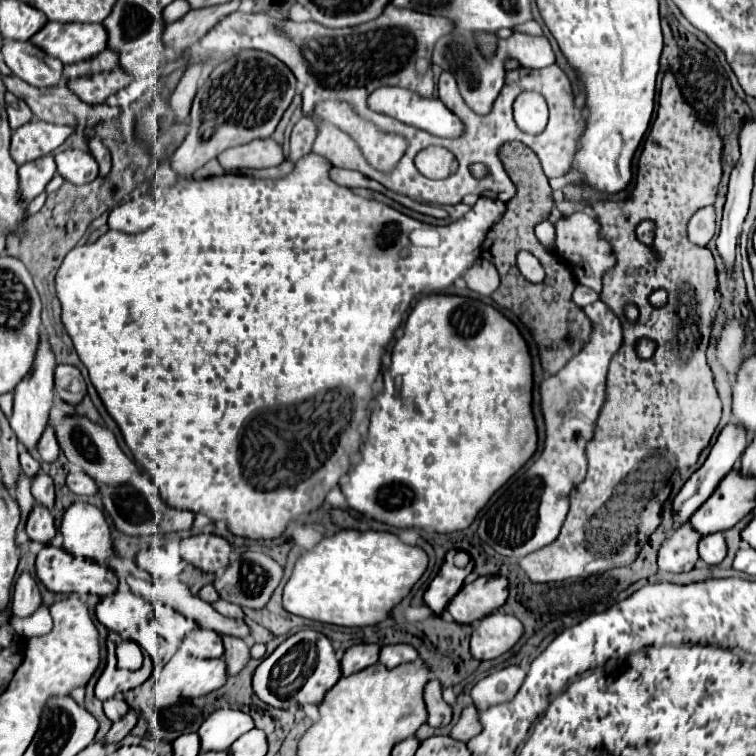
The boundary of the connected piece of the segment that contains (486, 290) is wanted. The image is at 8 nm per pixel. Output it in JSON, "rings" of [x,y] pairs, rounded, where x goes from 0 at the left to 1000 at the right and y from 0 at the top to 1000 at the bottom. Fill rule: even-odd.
{"rings":[[[631,344],[615,360],[612,368],[618,373],[618,381],[636,389],[636,392],[649,392],[660,378],[660,362],[647,344]]]}

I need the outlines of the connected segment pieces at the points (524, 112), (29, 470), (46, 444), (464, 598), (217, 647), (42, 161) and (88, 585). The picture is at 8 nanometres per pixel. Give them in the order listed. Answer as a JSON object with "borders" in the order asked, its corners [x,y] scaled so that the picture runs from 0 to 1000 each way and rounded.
{"borders":[[[[689,123],[679,136],[679,155],[689,175],[713,177],[725,161],[724,136],[714,124]]],[[[33,593],[25,598],[25,611],[28,611],[28,622],[41,632],[49,627],[52,622],[52,611],[44,606],[44,601],[38,601]]],[[[60,566],[57,577],[52,579],[49,585],[49,603],[52,608],[57,611],[73,611],[75,603],[78,603],[78,590],[75,590],[75,582],[73,582],[73,574],[70,574],[70,566]]],[[[636,762],[615,772],[594,796],[591,810],[604,825],[626,825],[671,794],[671,767],[663,762]]],[[[263,831],[261,836],[253,836],[242,849],[250,865],[255,865],[258,870],[292,870],[295,868],[292,841],[282,833]]],[[[67,204],[28,217],[25,220],[28,262],[33,267],[41,267],[49,257],[54,257],[60,251],[60,246],[67,241],[73,228],[75,228],[75,222],[73,222],[73,212]]],[[[57,722],[54,730],[49,733],[49,762],[54,765],[54,770],[67,780],[67,783],[104,783],[104,786],[131,786],[131,788],[144,788],[149,786],[149,780],[160,778],[160,765],[136,746],[128,746],[123,741],[107,738],[107,735],[97,735],[89,728],[83,728],[81,722]]]]}

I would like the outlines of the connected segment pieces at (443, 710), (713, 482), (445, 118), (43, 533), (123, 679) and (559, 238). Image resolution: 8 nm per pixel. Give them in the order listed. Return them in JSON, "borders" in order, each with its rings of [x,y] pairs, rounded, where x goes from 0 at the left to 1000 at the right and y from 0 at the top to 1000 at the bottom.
{"borders":[[[[567,899],[560,913],[565,931],[565,958],[567,960],[591,960],[597,955],[597,934],[581,918],[581,899]]],[[[964,558],[964,561],[954,569],[954,574],[951,574],[946,590],[940,593],[940,601],[935,603],[933,614],[930,614],[922,624],[914,627],[914,632],[903,640],[903,646],[898,648],[898,653],[890,659],[890,667],[888,667],[888,685],[890,685],[893,696],[906,693],[906,690],[919,680],[919,675],[946,651],[946,646],[951,643],[951,638],[959,632],[959,627],[964,627],[964,622],[980,608],[985,593],[988,593],[988,571],[985,571],[980,563]]],[[[501,116],[488,127],[488,143],[496,148],[507,148],[512,153],[520,153],[536,164],[552,167],[567,177],[575,180],[586,180],[586,183],[604,183],[612,175],[612,164],[607,161],[607,156],[586,140],[586,135],[581,130],[557,130],[554,124],[536,119],[536,116]]],[[[46,667],[44,675],[38,677],[33,701],[36,701],[36,706],[38,706],[41,714],[49,714],[54,720],[65,720],[70,714],[70,709],[75,706],[67,675],[60,672],[60,669],[54,669],[54,667]]],[[[144,839],[142,844],[142,878],[139,886],[126,907],[126,921],[131,926],[144,926],[152,918],[163,918],[168,913],[176,913],[181,907],[187,907],[197,894],[200,894],[200,870],[194,868],[189,876],[189,884],[181,889],[171,889],[171,886],[157,886],[155,884],[155,873],[147,857],[152,857],[160,849],[160,844],[155,839]]],[[[771,279],[746,286],[734,295],[734,320],[729,328],[729,336],[734,336],[758,362],[758,368],[766,376],[774,376],[776,381],[792,386],[798,362],[806,360],[813,352],[813,336],[808,323],[795,312],[792,294]]]]}

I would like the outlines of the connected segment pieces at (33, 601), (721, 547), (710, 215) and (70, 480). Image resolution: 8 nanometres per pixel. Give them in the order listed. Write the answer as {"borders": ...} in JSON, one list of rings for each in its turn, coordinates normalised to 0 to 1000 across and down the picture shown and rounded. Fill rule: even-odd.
{"borders":[[[[30,754],[17,775],[17,791],[15,791],[17,812],[20,815],[38,815],[49,807],[52,799],[54,799],[54,786],[49,778],[49,770],[36,754]]],[[[946,704],[946,706],[938,706],[938,709],[927,712],[925,735],[933,746],[946,749],[959,738],[959,733],[962,733],[962,722],[959,722],[959,712],[956,712],[954,704]]],[[[933,272],[917,283],[909,299],[909,315],[919,325],[935,325],[946,307],[946,278],[943,272]]],[[[91,624],[89,632],[86,632],[86,640],[94,651],[99,653],[110,653],[110,656],[118,656],[118,653],[126,653],[128,651],[128,640],[123,632],[118,632],[112,624]]]]}

